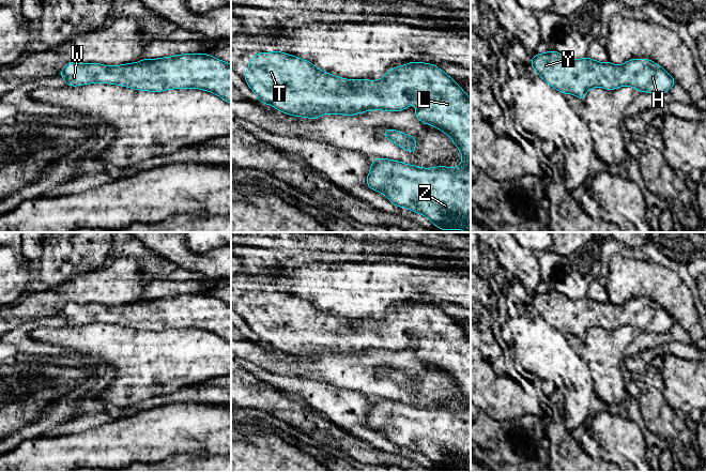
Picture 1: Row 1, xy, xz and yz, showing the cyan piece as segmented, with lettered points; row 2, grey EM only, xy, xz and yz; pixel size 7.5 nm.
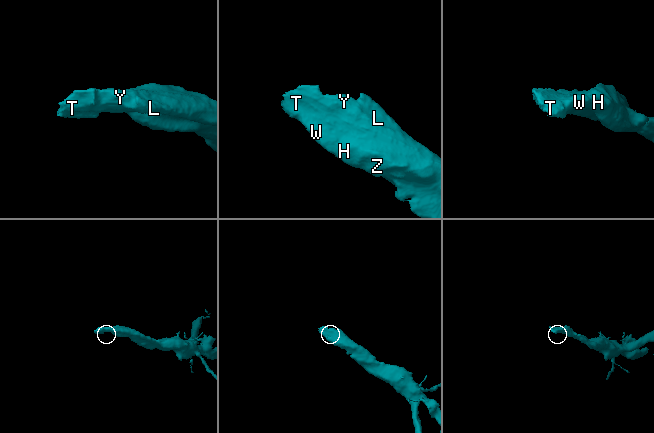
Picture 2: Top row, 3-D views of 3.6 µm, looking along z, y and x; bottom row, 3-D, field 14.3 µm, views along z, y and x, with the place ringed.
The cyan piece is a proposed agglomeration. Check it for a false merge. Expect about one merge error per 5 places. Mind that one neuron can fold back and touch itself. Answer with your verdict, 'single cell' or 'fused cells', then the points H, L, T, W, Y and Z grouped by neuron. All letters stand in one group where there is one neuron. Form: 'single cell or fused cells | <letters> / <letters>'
single cell | H L T W Y Z

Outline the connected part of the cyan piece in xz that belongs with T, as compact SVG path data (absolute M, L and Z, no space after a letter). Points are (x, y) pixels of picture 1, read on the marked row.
M273 50L270 54L257 52L250 60L244 79L258 95L258 102L270 104L275 109L287 115L317 119L324 113L353 116L368 110L400 111L406 109L413 102L417 103L416 118L425 124L438 127L447 134L462 154L458 168L438 166L435 168L419 168L398 161L373 158L366 184L373 191L383 193L397 207L408 208L429 218L435 227L442 230L460 229L471 232L471 98L455 80L436 65L421 62L411 62L396 68L390 68L381 80L348 80L318 70L311 62L298 57Z

